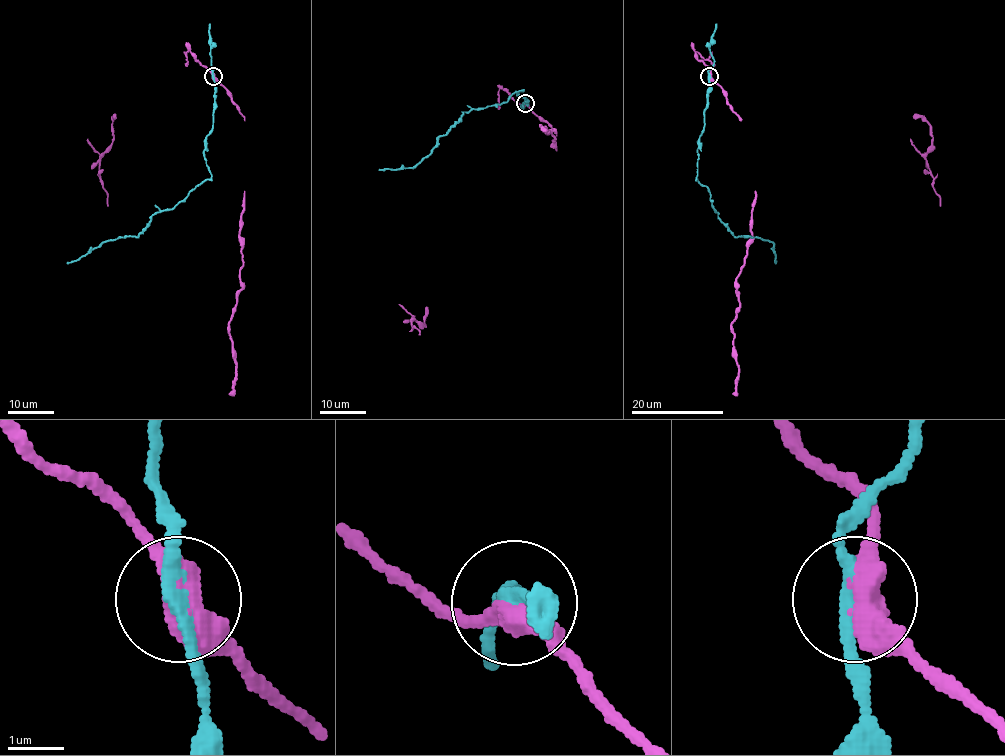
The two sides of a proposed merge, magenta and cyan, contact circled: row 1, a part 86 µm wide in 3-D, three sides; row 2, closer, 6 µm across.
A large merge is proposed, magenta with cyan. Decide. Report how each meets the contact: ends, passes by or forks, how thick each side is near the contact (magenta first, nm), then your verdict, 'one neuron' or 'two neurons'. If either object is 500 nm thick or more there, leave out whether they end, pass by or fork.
500 nm thick on the magenta side, 280 nm on the other; two neurons

